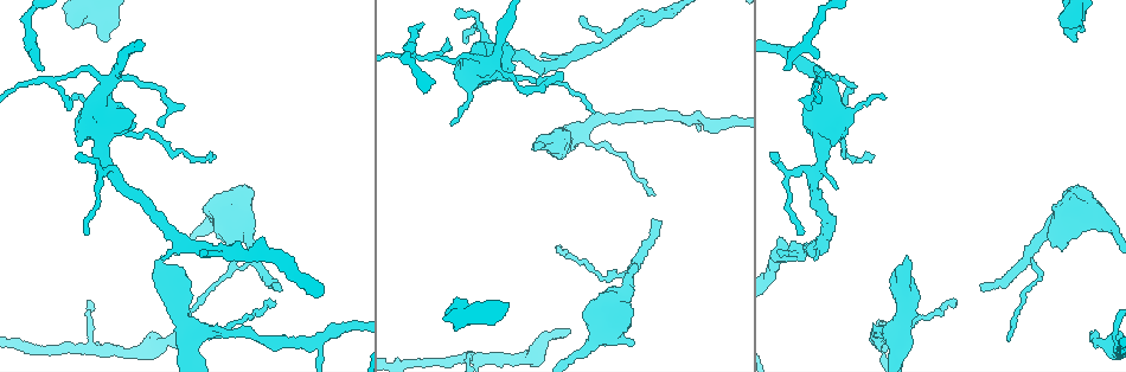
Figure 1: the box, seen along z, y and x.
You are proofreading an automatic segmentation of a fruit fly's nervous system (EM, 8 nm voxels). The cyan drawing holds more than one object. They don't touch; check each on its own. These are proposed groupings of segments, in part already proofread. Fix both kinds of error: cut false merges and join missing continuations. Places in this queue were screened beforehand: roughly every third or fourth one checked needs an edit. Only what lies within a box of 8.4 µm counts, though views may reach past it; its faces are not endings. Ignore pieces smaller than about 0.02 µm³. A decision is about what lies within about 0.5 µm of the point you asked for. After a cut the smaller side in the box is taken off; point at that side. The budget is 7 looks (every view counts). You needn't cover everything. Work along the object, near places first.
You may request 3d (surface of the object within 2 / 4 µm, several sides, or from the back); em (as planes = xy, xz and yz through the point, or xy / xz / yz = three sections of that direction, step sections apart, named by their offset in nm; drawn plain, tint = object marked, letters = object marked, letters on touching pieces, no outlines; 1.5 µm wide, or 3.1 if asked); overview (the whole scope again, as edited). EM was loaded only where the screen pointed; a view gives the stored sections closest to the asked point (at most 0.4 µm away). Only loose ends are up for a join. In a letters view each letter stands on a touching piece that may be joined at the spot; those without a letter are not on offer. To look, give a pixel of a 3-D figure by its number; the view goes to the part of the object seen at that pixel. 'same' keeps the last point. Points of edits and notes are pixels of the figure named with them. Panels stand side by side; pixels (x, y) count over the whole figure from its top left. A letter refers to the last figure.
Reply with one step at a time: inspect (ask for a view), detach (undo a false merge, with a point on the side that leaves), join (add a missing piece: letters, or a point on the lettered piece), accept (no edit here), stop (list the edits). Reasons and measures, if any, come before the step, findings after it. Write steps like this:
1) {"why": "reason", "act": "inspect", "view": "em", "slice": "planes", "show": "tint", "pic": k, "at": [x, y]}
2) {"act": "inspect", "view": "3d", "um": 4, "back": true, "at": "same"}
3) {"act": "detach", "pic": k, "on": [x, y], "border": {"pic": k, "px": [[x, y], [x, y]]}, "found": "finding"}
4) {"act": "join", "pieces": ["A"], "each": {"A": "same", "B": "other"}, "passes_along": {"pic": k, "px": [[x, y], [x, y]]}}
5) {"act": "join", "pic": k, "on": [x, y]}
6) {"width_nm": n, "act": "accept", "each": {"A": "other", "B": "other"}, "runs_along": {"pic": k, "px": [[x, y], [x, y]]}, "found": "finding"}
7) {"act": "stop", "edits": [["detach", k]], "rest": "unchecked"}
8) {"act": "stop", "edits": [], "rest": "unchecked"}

{"act": "inspect", "view": "em", "slice": "xz", "step": 4, "show": "tint", "pic": 1, "at": [280, 291]}

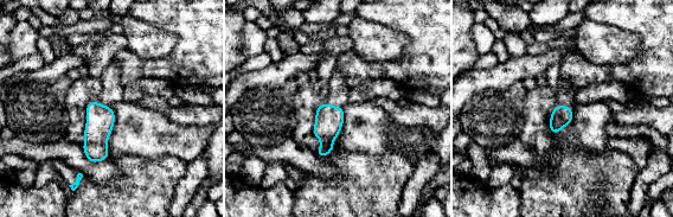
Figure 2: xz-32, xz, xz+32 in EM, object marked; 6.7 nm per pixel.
{"act": "inspect", "view": "em", "slice": "planes", "show": "letters", "at": "same"}

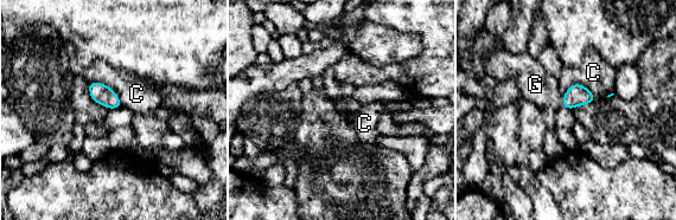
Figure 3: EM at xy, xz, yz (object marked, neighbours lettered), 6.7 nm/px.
{"width_nm": 140, "longest_contact_nm": ["C", 280], "act": "join", "pieces": ["G"], "each": {"C": "other", "G": "same"}, "found": "it goes on there"}

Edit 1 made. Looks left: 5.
{"why": "an open end", "act": "inspect", "view": "em", "slice": "planes", "show": "plain", "pic": 1, "at": [568, 333]}

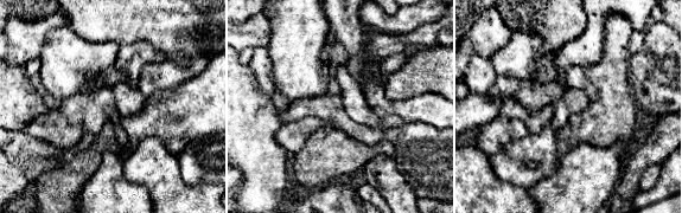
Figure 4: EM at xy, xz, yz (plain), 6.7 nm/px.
{"act": "inspect", "view": "em", "slice": "planes", "show": "letters", "at": "same"}

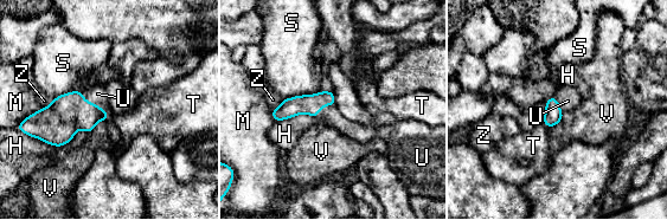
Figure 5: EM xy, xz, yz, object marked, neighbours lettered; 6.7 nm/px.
{"width_nm": 120, "act": "join", "pieces": ["U"], "each": {"H": "other", "M": "other", "S": "other", "T": "other", "U": "same", "V": "other", "Z": "other"}, "found": "it goes on there"}

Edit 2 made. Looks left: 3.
{"act": "inspect", "view": "overview"}

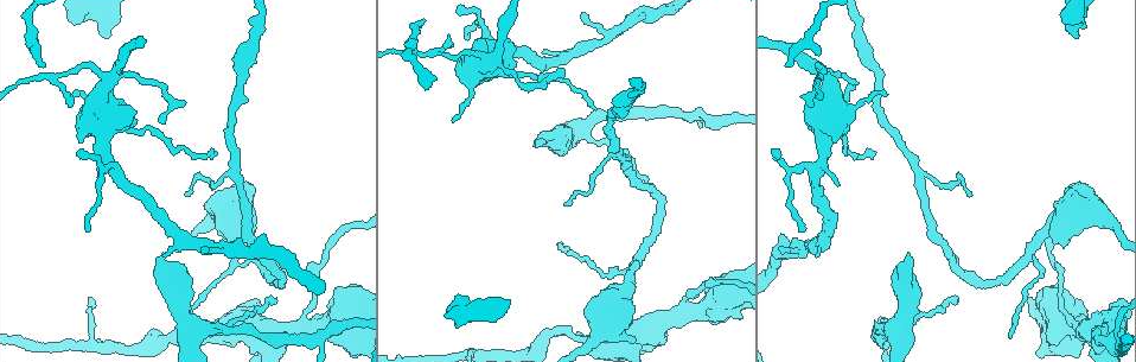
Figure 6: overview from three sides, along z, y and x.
{"why": "tapers out", "act": "inspect", "view": "3d", "um": 2, "pic": 6, "at": [802, 231]}

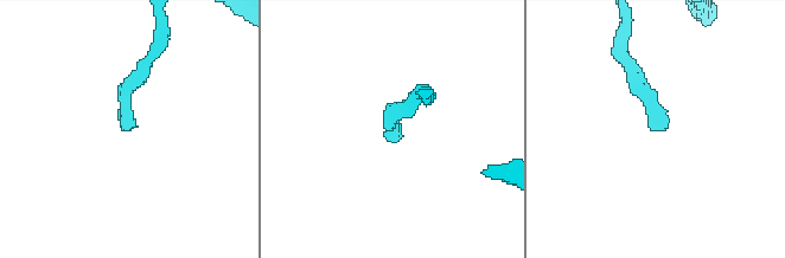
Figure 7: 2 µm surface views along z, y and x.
{"act": "inspect", "view": "em", "slice": "planes", "show": "letters", "pic": 7, "at": [126, 129]}

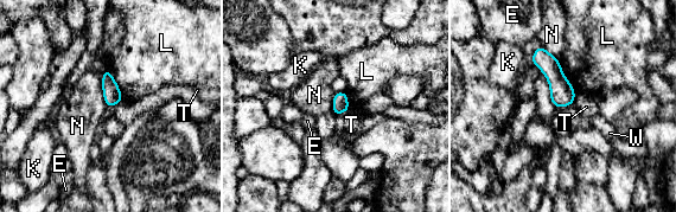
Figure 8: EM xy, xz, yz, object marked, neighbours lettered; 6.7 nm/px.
{"width_nm": 100, "act": "accept", "each": {"E": "other", "K": "other", "L": "other", "N": "other", "T": "other", "W": "other"}, "border": {"pic": 8, "px": [[101, 76], [102, 97], [107, 107]]}, "found": "none of them fits"}

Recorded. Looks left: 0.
{"act": "stop", "edits": [["join", 3], ["join", 5]], "rest": "unchecked"}

